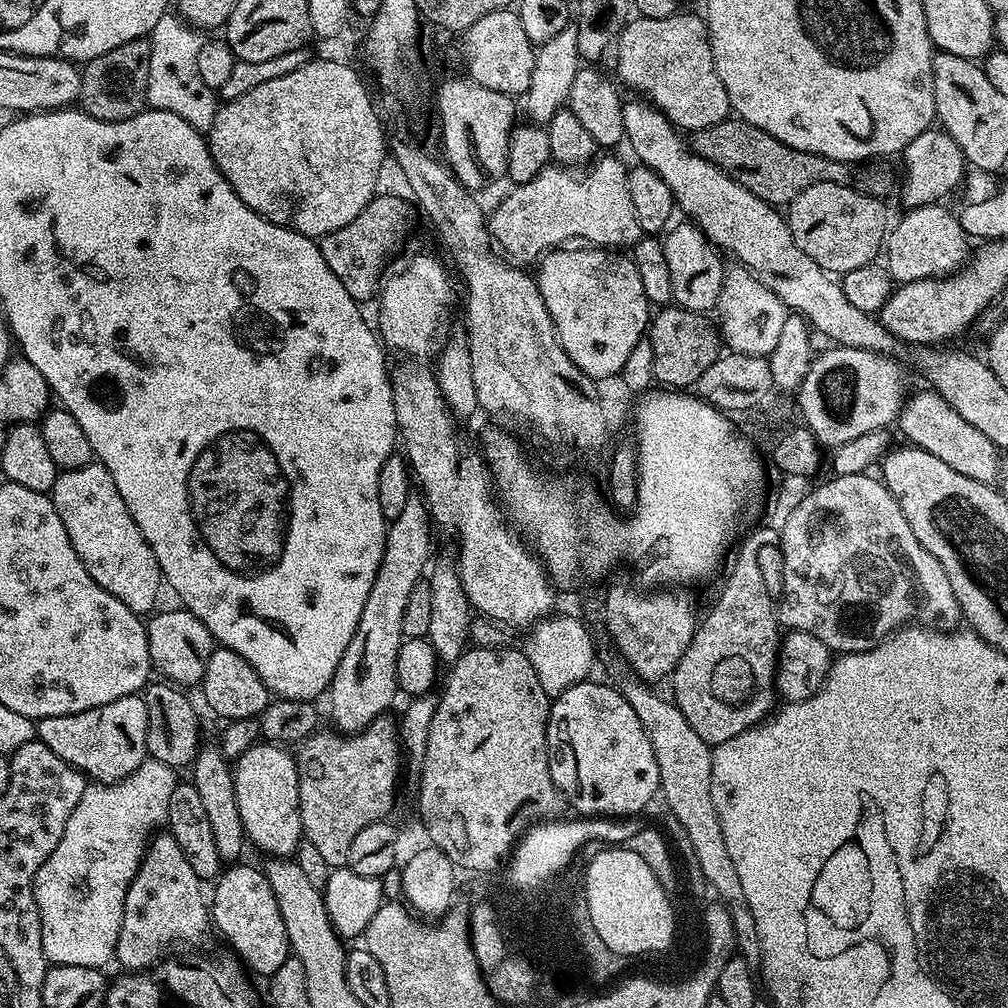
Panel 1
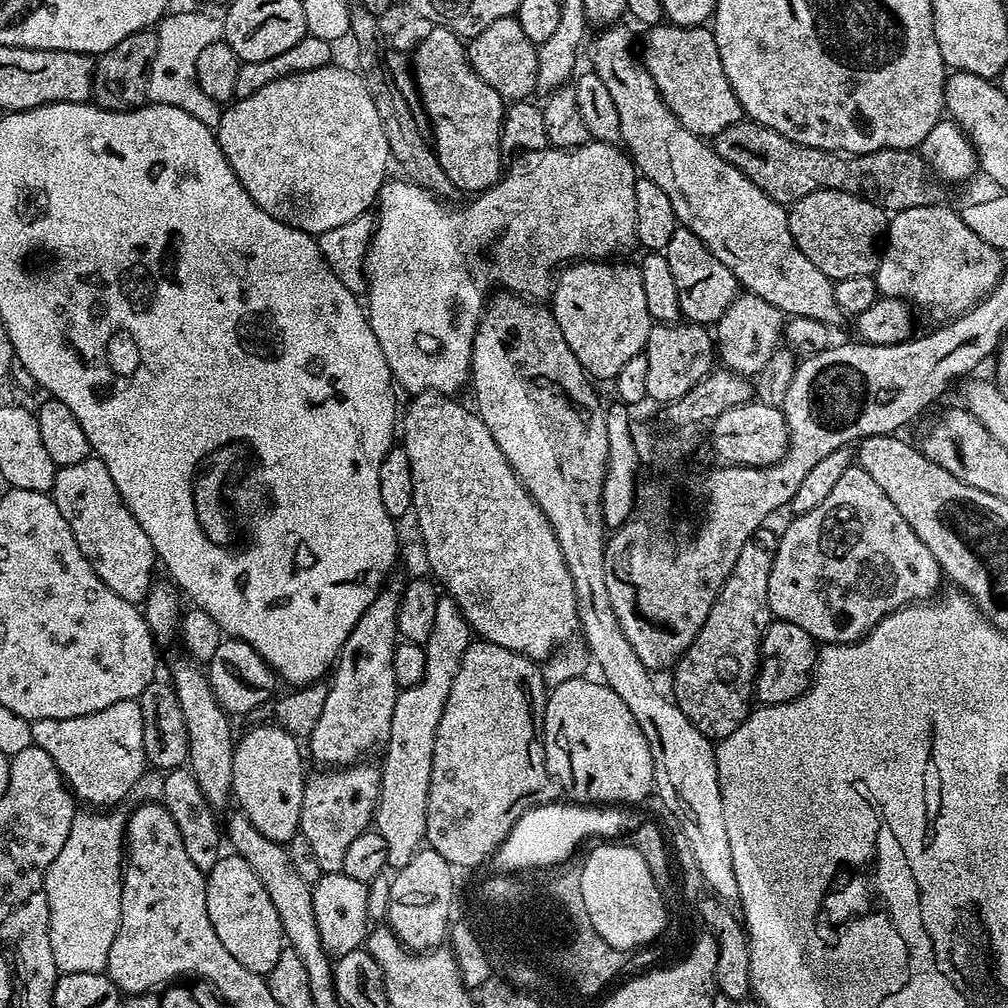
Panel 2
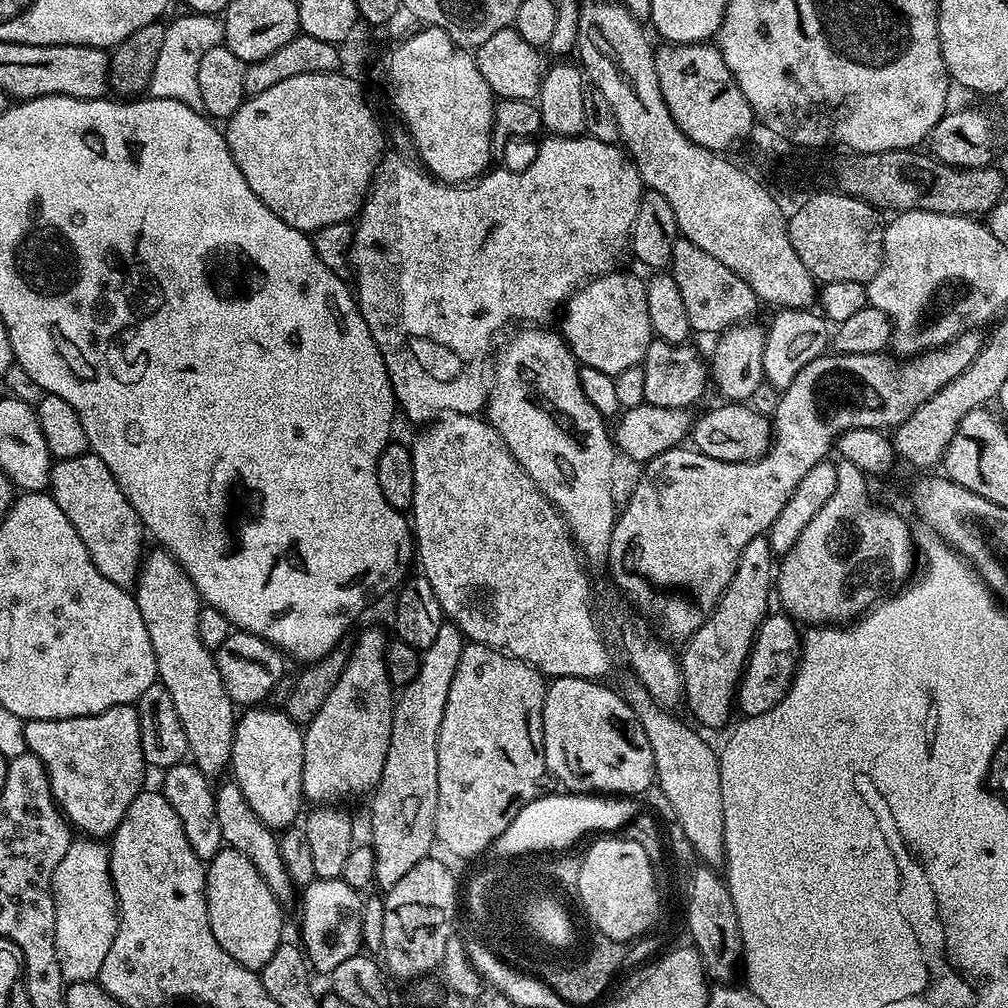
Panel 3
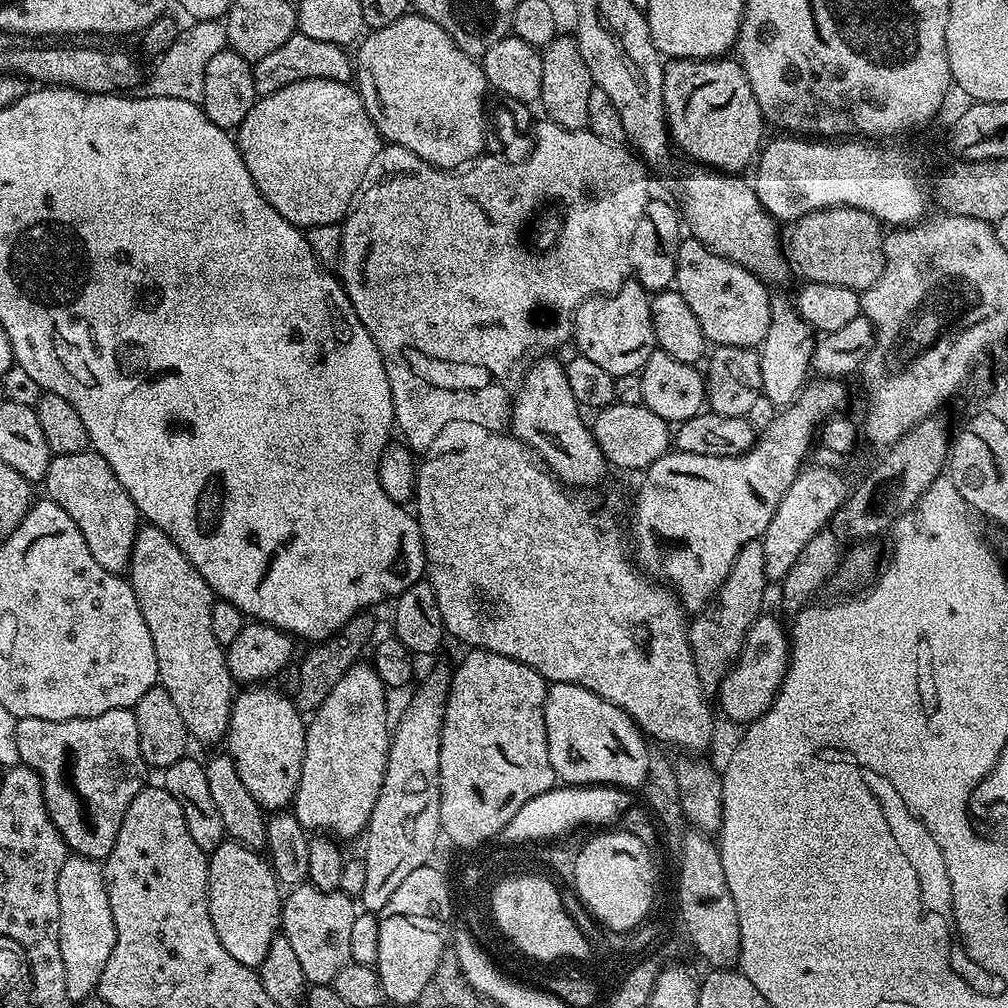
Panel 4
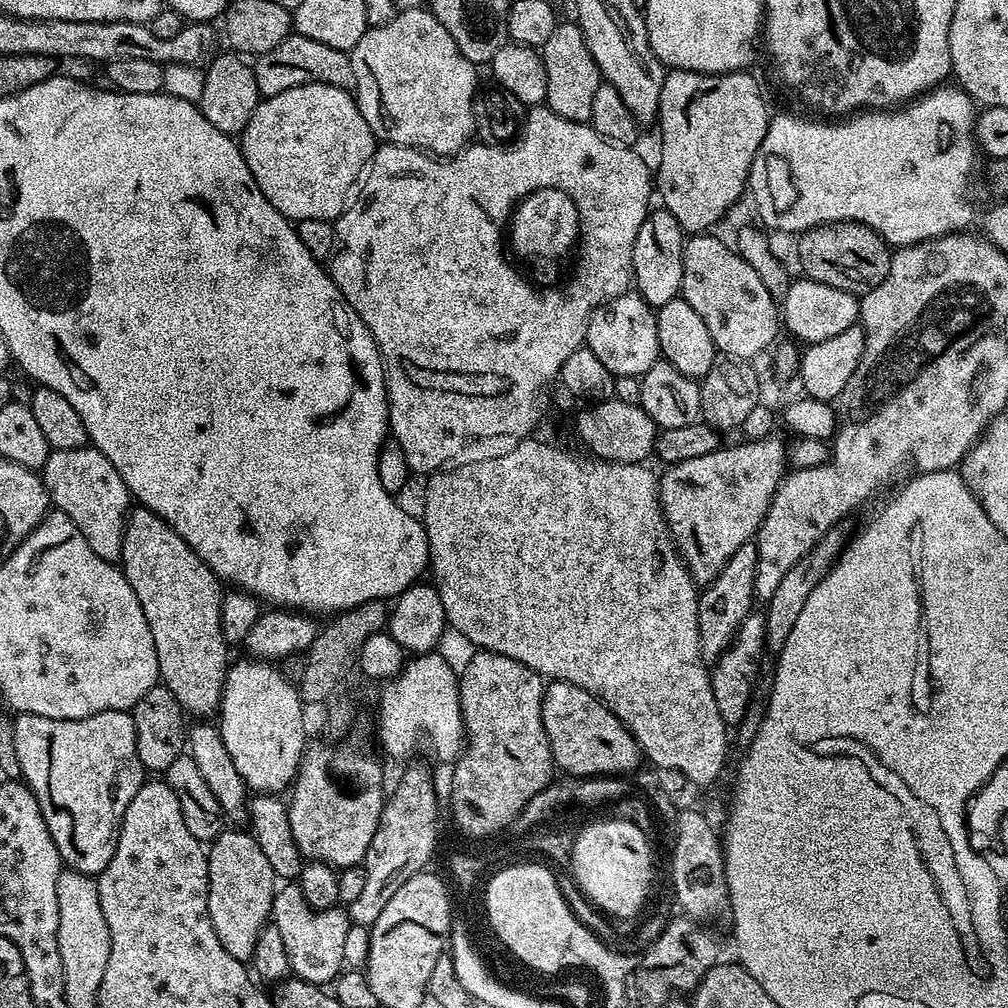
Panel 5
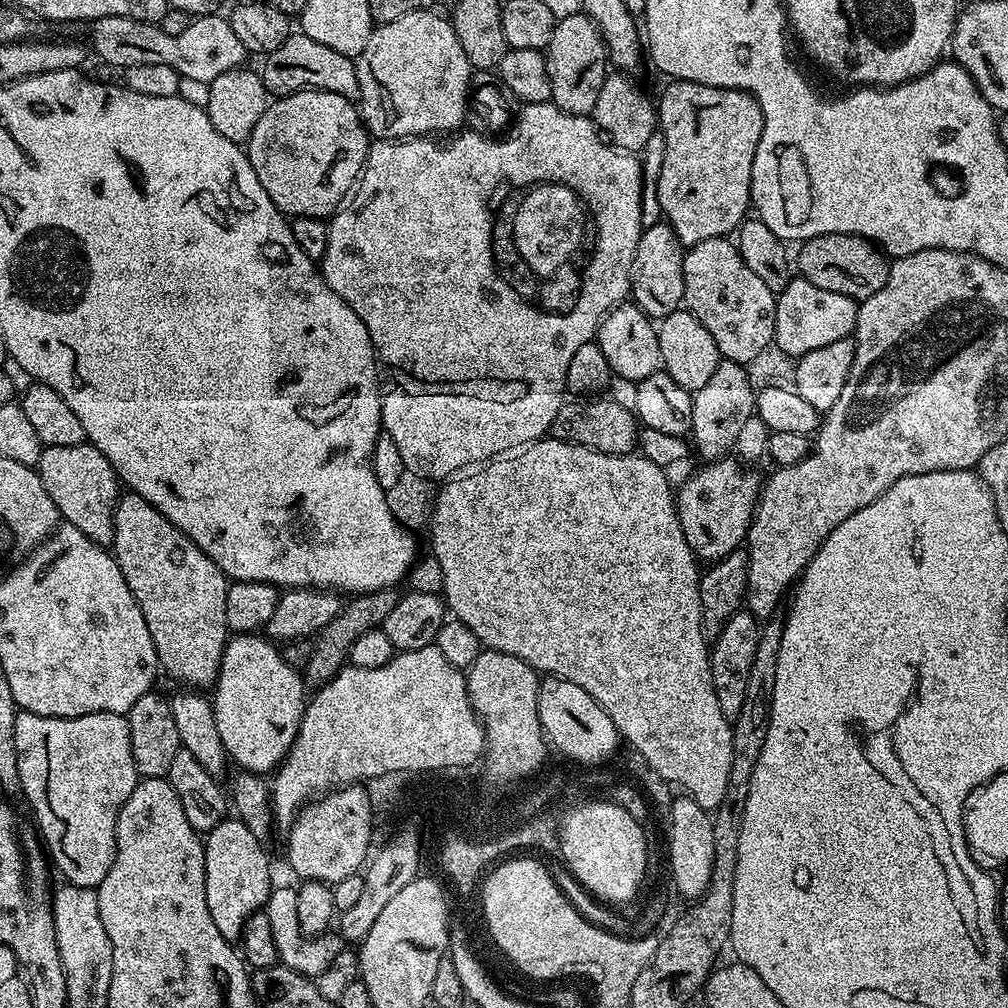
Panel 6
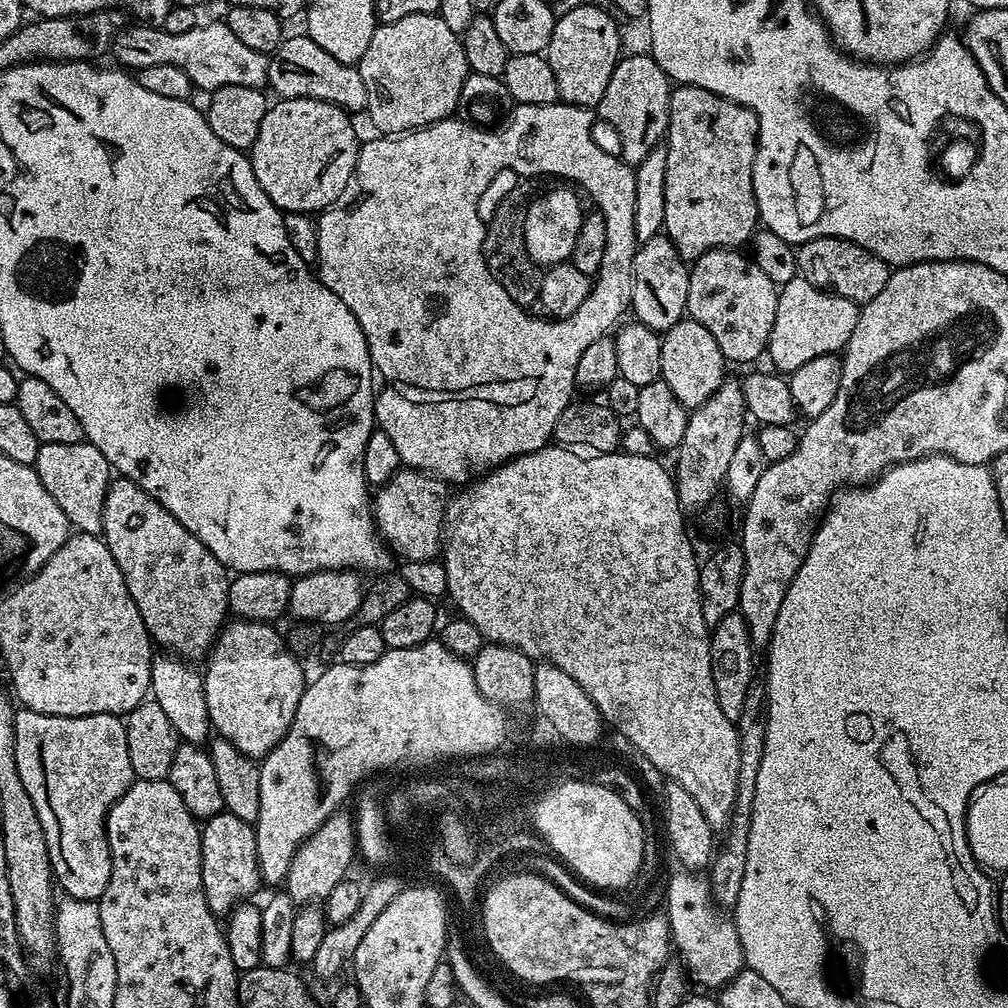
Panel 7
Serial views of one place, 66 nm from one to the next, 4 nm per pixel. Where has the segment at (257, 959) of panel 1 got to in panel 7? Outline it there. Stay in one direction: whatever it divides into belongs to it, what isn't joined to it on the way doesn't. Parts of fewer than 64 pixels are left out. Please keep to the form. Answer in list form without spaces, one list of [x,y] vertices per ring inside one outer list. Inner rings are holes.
[[[225,810],[203,821],[200,829],[200,845],[202,846],[202,886],[206,894],[206,902],[217,918],[227,917],[232,909],[255,897],[252,895],[262,888],[256,829],[253,825],[242,822],[242,818]]]

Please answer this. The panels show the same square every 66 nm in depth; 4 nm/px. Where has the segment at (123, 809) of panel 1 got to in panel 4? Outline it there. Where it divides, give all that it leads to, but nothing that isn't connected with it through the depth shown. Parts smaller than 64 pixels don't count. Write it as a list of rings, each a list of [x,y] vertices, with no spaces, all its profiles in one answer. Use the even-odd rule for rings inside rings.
[[[75,854],[69,855],[67,862],[58,874],[56,889],[58,890],[58,910],[60,911],[62,966],[66,970],[66,994],[70,994],[70,998],[74,1001],[83,1002],[96,992],[98,982],[102,978],[102,970],[106,970],[110,950],[114,950],[114,942],[116,941],[114,914],[110,910],[110,898],[106,898],[104,869],[101,861]]]

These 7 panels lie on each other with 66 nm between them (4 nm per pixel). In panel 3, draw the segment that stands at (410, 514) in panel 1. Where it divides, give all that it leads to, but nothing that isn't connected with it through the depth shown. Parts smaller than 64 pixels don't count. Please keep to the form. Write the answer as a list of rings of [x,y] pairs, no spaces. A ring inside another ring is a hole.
[[[368,628],[353,644],[350,644],[348,661],[342,670],[342,678],[334,685],[334,690],[326,697],[322,710],[303,729],[304,765],[302,766],[302,790],[305,801],[316,806],[336,802],[339,796],[364,796],[376,787],[382,778],[382,766],[386,766],[386,750],[390,746],[392,729],[392,710],[394,707],[394,689],[386,674],[384,652],[388,640],[376,628]]]

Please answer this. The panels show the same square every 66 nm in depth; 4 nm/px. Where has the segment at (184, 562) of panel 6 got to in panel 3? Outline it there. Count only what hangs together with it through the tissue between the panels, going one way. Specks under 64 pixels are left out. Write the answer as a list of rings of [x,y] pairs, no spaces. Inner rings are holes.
[[[163,550],[155,551],[149,551],[145,555],[140,565],[140,574],[136,577],[134,595],[138,614],[142,614],[142,622],[146,622],[146,630],[150,634],[150,646],[154,646],[156,675],[159,683],[164,685],[170,698],[174,698],[174,710],[178,710],[178,718],[182,718],[182,730],[186,730],[188,756],[191,763],[196,764],[204,776],[220,778],[225,775],[226,769],[232,763],[238,712],[232,699],[226,694],[226,686],[222,686],[222,676],[218,674],[213,649],[206,647],[198,634],[198,618],[202,601],[194,582],[190,582],[186,570],[182,570],[182,566],[171,554]]]

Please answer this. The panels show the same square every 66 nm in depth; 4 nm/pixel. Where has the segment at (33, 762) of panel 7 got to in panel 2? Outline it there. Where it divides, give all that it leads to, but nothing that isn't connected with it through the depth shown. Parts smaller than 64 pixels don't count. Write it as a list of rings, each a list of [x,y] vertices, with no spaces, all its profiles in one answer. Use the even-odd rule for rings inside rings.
[[[136,700],[114,702],[106,710],[86,714],[78,718],[42,718],[32,724],[32,742],[35,747],[46,750],[54,758],[54,766],[64,775],[64,782],[72,790],[77,801],[86,803],[96,810],[108,810],[119,800],[124,800],[132,792],[132,787],[144,776],[146,761],[142,746],[142,710]]]

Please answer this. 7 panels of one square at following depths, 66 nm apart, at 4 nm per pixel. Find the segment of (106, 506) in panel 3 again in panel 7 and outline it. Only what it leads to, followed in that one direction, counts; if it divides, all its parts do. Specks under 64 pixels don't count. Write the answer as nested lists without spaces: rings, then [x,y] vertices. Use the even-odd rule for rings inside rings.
[[[87,442],[41,444],[34,467],[42,486],[50,490],[50,498],[54,498],[54,502],[62,506],[69,525],[76,532],[100,536],[104,531],[104,503],[108,485],[114,476],[102,450]]]

